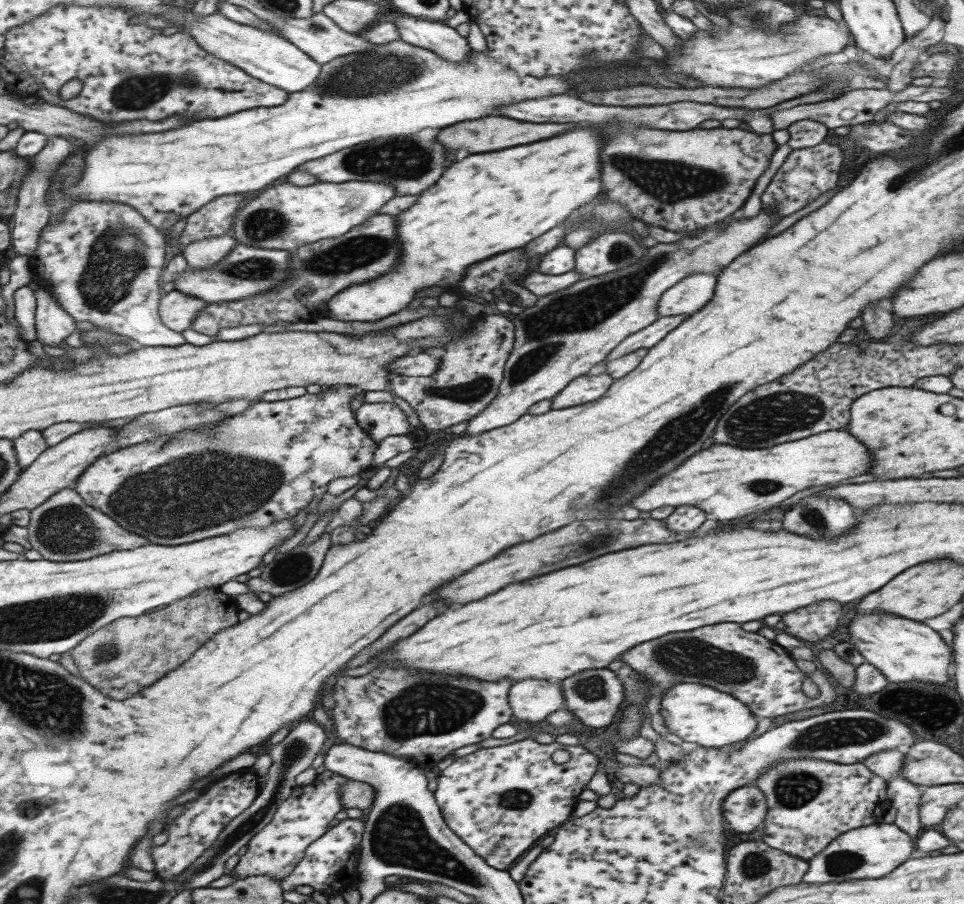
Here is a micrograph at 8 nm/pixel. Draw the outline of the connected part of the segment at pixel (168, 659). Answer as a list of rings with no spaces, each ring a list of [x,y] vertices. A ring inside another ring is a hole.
[[[217,588],[205,589],[199,592],[199,596],[187,597],[181,602],[159,608],[153,614],[145,614],[141,618],[123,618],[111,626],[104,626],[105,630],[99,629],[96,633],[90,634],[89,638],[85,638],[72,650],[73,660],[77,662],[81,676],[85,680],[89,680],[89,684],[97,686],[101,692],[109,694],[112,699],[125,700],[125,698],[131,698],[133,694],[141,692],[145,686],[151,686],[153,682],[161,680],[167,672],[181,666],[213,634],[220,633],[229,626],[235,626],[239,622],[239,610],[236,597],[227,596]]]

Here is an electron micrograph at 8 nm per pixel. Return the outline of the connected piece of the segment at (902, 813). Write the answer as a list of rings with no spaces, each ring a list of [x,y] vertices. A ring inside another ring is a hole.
[[[899,776],[889,779],[886,786],[886,797],[896,812],[892,823],[912,839],[915,839],[924,829],[918,815],[921,789],[921,786]]]

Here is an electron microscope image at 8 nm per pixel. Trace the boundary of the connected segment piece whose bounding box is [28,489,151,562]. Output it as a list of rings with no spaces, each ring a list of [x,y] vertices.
[[[75,489],[53,494],[45,505],[35,508],[31,516],[29,541],[44,559],[53,562],[89,560],[116,550],[133,550],[151,544],[151,540],[123,530],[123,526],[111,516],[87,506]]]

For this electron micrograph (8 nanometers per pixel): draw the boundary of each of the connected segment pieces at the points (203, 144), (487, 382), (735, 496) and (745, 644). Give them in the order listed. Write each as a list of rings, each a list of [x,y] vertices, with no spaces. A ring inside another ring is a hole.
[[[400,40],[374,44],[372,49],[369,52],[350,53],[323,65],[316,84],[300,93],[291,94],[284,105],[244,110],[229,118],[201,120],[185,125],[185,128],[180,127],[179,130],[137,134],[133,138],[117,136],[97,142],[87,154],[83,180],[77,186],[72,184],[73,188],[68,188],[66,193],[85,201],[129,204],[146,215],[149,222],[167,230],[183,224],[190,214],[203,209],[216,198],[265,190],[265,186],[290,175],[307,161],[316,161],[375,138],[409,136],[423,128],[443,128],[463,120],[477,120],[483,118],[483,114],[495,114],[493,108],[497,106],[563,94],[573,86],[563,78],[517,76],[513,70],[507,70],[509,66],[497,62],[487,51],[471,51],[467,60],[453,63],[437,58],[431,50]],[[133,154],[139,154],[139,164],[145,168],[133,168]]]
[[[487,316],[485,320],[475,322],[469,338],[463,336],[445,346],[435,374],[427,377],[395,375],[389,380],[389,389],[395,397],[411,405],[424,428],[443,431],[453,424],[473,418],[497,396],[513,341],[513,324],[505,316]]]
[[[827,430],[819,434],[812,434],[807,438],[800,438],[791,442],[782,442],[769,448],[743,449],[723,444],[713,444],[707,450],[699,450],[689,456],[677,469],[659,478],[651,488],[647,488],[645,496],[637,496],[631,500],[631,506],[637,510],[655,510],[659,506],[695,506],[703,511],[707,518],[716,521],[728,521],[734,518],[746,517],[748,514],[769,511],[779,505],[783,500],[793,496],[795,492],[816,487],[829,486],[861,476],[871,466],[871,454],[857,442],[857,438],[849,436],[841,430]]]
[[[729,622],[701,626],[699,630],[689,630],[685,634],[665,634],[653,642],[637,644],[623,654],[623,662],[648,682],[648,698],[663,694],[673,684],[693,682],[731,694],[743,702],[755,717],[773,718],[793,710],[817,708],[831,704],[835,698],[831,678],[825,670],[815,669],[809,674],[804,673],[797,668],[788,650],[759,634],[741,630],[739,624]],[[807,677],[817,686],[817,697],[807,697],[801,691],[801,684]]]

